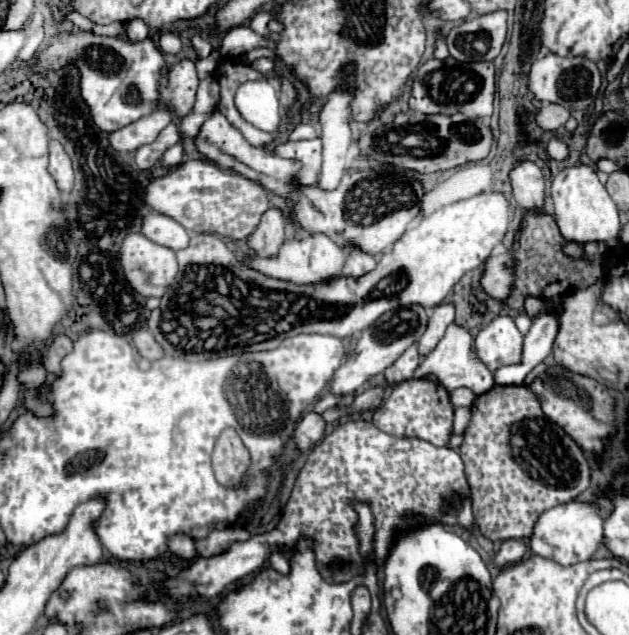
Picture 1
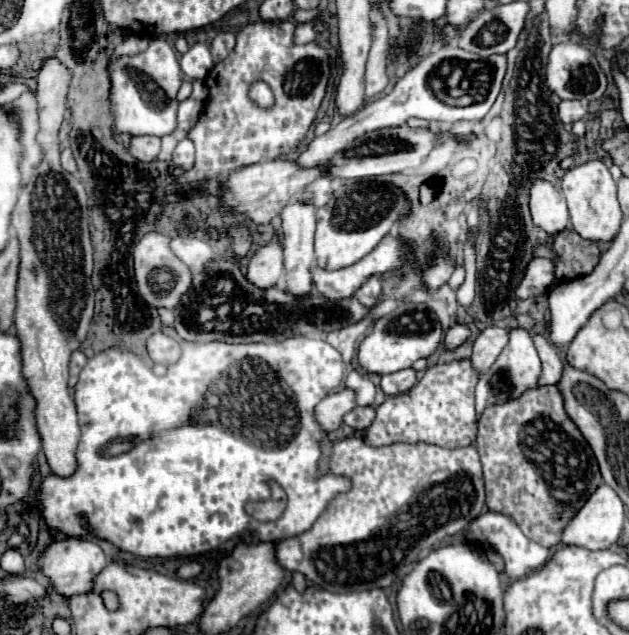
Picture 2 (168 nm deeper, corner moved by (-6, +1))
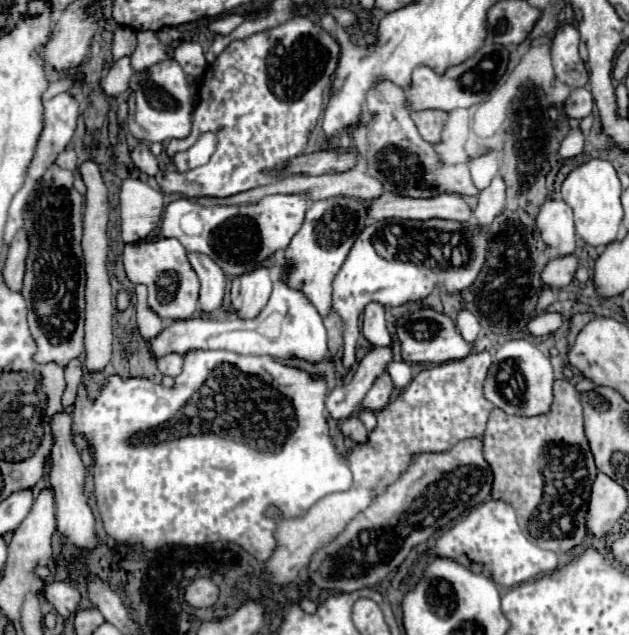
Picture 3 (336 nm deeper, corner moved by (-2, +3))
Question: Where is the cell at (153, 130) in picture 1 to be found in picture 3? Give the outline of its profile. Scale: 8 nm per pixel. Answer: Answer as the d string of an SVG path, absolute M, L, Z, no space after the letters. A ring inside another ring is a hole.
M138 144L132 152L130 152L130 156L132 156L132 162L136 164L136 168L140 170L140 172L144 172L144 174L148 174L148 176L154 176L156 172L158 172L158 160L156 160L156 156L150 152L150 148L146 146L146 144Z

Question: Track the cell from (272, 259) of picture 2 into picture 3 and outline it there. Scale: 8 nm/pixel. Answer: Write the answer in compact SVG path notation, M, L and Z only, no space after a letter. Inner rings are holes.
M258 266L252 272L248 272L248 276L236 276L232 280L232 310L240 316L240 318L256 318L260 314L260 310L264 308L264 304L268 302L272 292L272 270Z

